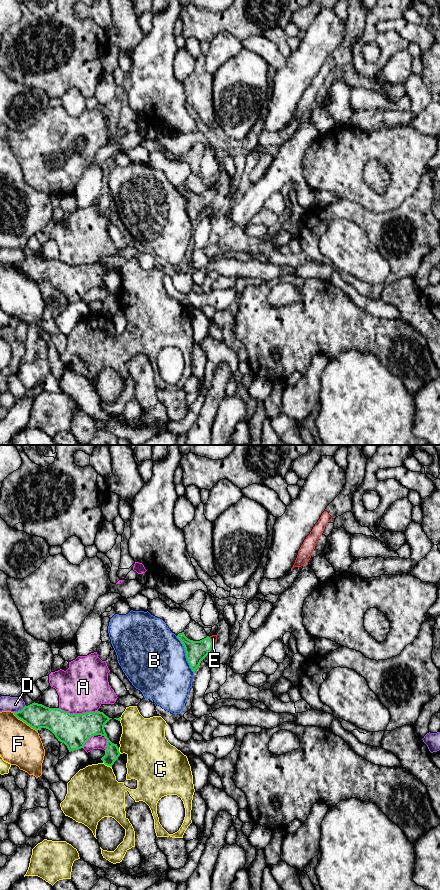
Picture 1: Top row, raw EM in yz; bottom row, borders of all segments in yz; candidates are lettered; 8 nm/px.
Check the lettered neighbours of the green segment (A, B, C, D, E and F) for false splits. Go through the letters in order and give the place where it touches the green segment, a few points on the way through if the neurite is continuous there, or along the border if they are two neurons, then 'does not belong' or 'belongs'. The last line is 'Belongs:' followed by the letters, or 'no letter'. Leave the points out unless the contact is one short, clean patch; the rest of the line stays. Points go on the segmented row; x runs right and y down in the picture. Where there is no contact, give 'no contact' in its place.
A: contact yz (78, 714); does not belong
B: contact yz (186, 654); does not belong
C: contact yz (107, 765); does not belong
D: contact yz (19, 711); does not belong
E: contact yz (210, 640); way yz (196, 651), (201, 649), (210, 640), (213, 638); belongs
F: contact yz (25, 722); does not belong
Belongs: E

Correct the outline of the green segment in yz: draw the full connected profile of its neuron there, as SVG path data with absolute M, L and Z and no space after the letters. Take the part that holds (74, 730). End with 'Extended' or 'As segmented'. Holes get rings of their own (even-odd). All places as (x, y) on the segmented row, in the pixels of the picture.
M34 702L13 713L36 731L40 728L50 730L58 741L67 746L69 752L83 748L92 736L101 735L107 739L105 755L101 758L104 764L112 767L120 756L117 744L109 740L104 729L105 724L112 718L103 712L70 714L60 708L49 708Z. As segmented

